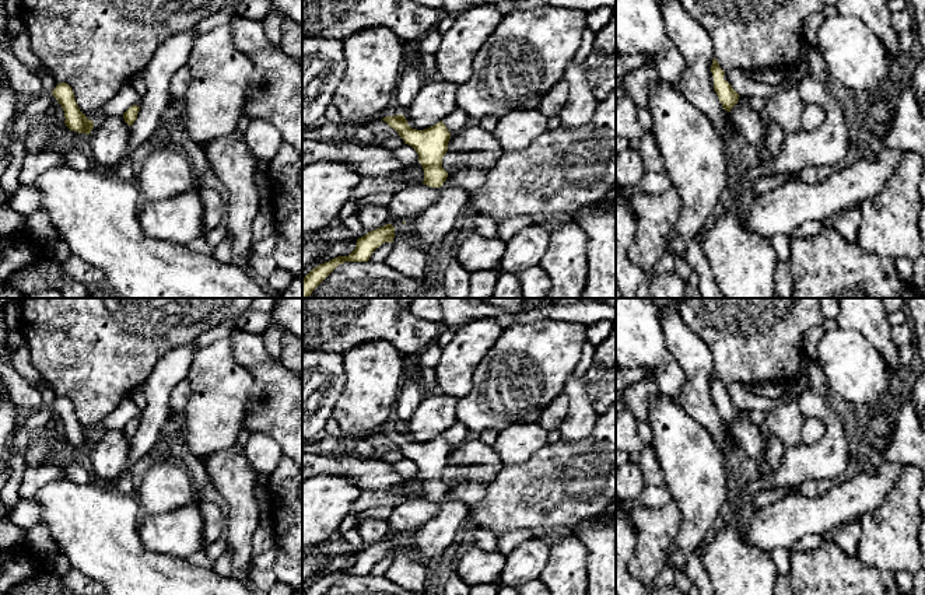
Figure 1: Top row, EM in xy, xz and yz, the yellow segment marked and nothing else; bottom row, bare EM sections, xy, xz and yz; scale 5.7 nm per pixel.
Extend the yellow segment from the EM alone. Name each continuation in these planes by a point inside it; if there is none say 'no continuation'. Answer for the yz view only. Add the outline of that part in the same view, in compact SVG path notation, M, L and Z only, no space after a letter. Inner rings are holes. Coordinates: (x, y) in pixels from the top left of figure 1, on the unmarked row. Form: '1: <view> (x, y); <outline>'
no continuation

